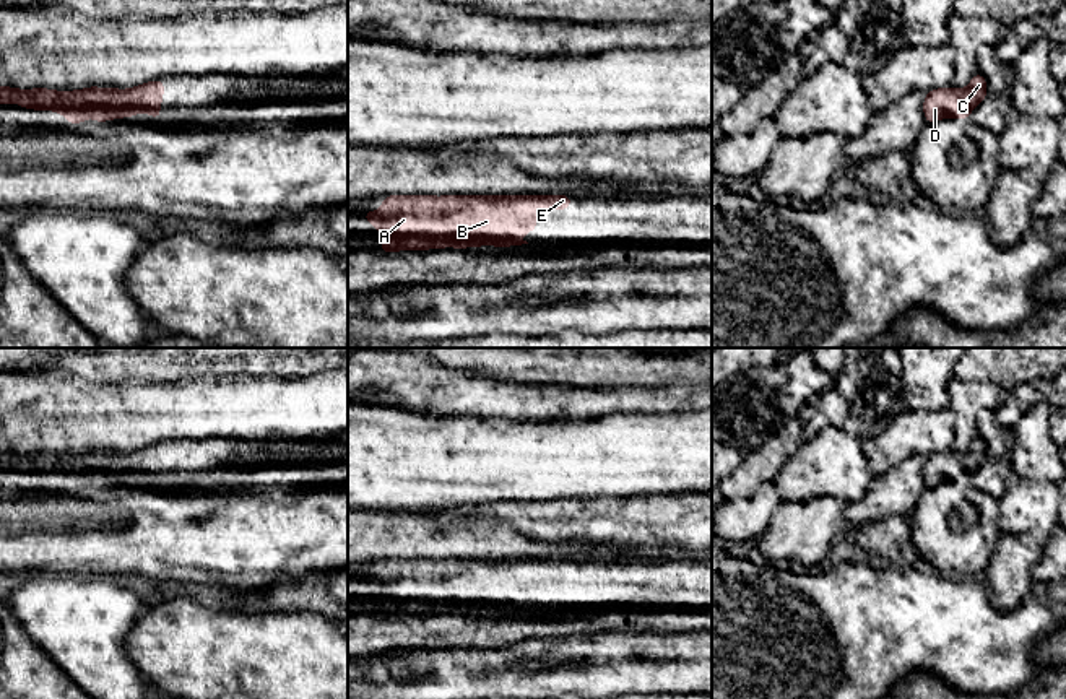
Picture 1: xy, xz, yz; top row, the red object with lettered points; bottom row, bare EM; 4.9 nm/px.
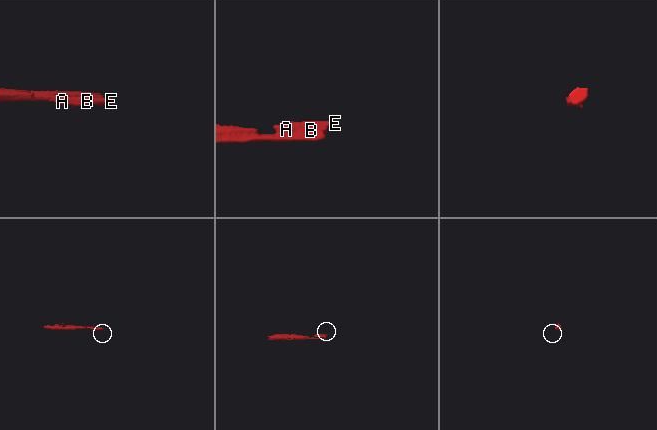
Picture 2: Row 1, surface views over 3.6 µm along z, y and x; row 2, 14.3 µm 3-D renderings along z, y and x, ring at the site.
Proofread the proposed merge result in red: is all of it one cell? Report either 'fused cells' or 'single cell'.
single cell

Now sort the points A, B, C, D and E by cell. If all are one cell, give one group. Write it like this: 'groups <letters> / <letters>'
groups A B C D E

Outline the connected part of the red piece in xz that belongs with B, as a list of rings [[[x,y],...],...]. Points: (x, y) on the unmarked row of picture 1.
[[[387,559],[377,575],[362,577],[385,601],[382,616],[426,614],[471,610],[522,610],[520,600],[536,593],[538,574],[566,574],[572,569],[570,559]]]

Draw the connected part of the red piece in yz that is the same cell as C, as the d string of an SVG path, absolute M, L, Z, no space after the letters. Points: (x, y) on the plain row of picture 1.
M978 436L962 455L956 452L938 452L925 458L923 475L926 488L944 481L956 484L970 483L970 475L978 470L986 457L986 444Z

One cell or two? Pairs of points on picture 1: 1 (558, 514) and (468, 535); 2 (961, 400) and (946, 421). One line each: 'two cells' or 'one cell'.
1: two cells
2: two cells

